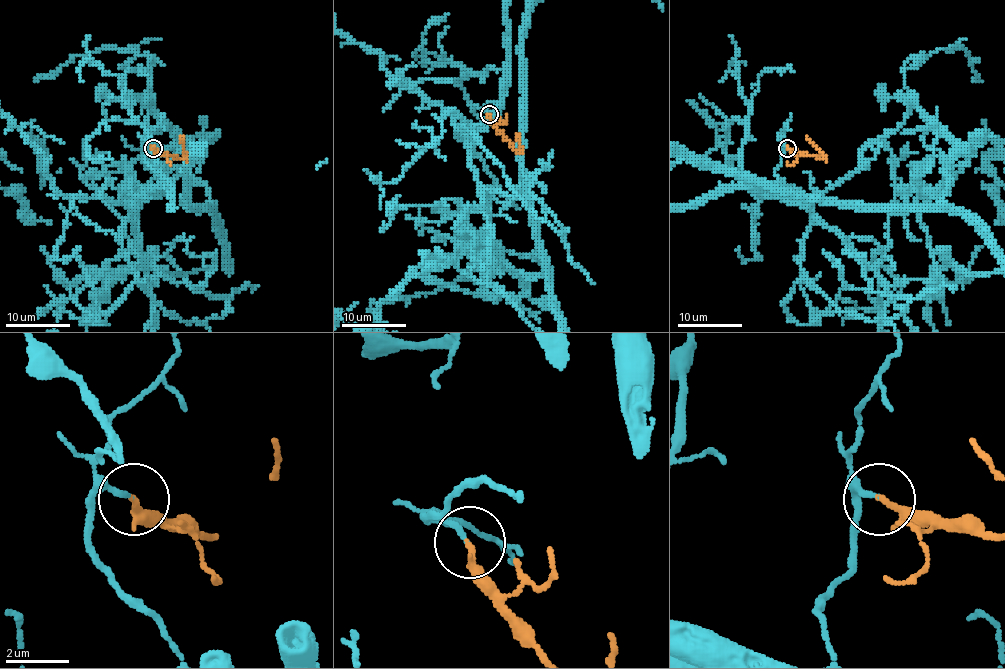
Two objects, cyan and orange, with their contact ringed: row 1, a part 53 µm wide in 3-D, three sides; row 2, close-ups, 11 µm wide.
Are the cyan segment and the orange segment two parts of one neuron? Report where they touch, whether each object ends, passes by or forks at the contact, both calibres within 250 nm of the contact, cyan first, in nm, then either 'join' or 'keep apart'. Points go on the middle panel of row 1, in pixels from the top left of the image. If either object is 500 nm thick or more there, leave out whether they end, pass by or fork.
place (489, 114); cyan ends; orange ends; calibres 160 and 220 nm; join

